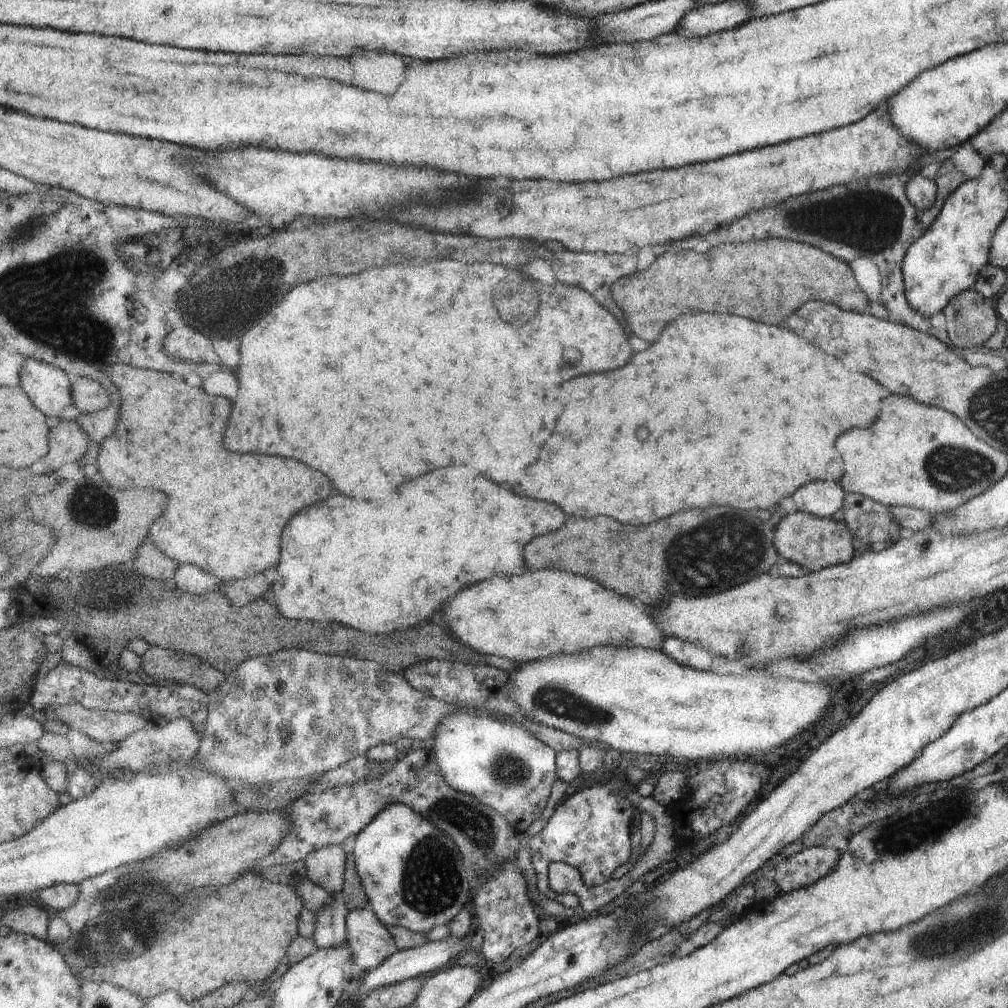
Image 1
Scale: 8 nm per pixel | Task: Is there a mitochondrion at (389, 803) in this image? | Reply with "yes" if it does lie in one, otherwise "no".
no

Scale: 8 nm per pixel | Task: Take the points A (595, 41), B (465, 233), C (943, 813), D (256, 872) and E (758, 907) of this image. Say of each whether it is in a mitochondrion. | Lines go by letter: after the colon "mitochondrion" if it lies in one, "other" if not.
A: other
B: other
C: mitochondrion
D: other
E: other

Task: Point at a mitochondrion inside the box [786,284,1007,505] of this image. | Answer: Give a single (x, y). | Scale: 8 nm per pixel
(951, 469)

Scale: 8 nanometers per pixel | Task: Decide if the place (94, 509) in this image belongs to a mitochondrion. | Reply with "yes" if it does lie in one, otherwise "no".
yes

